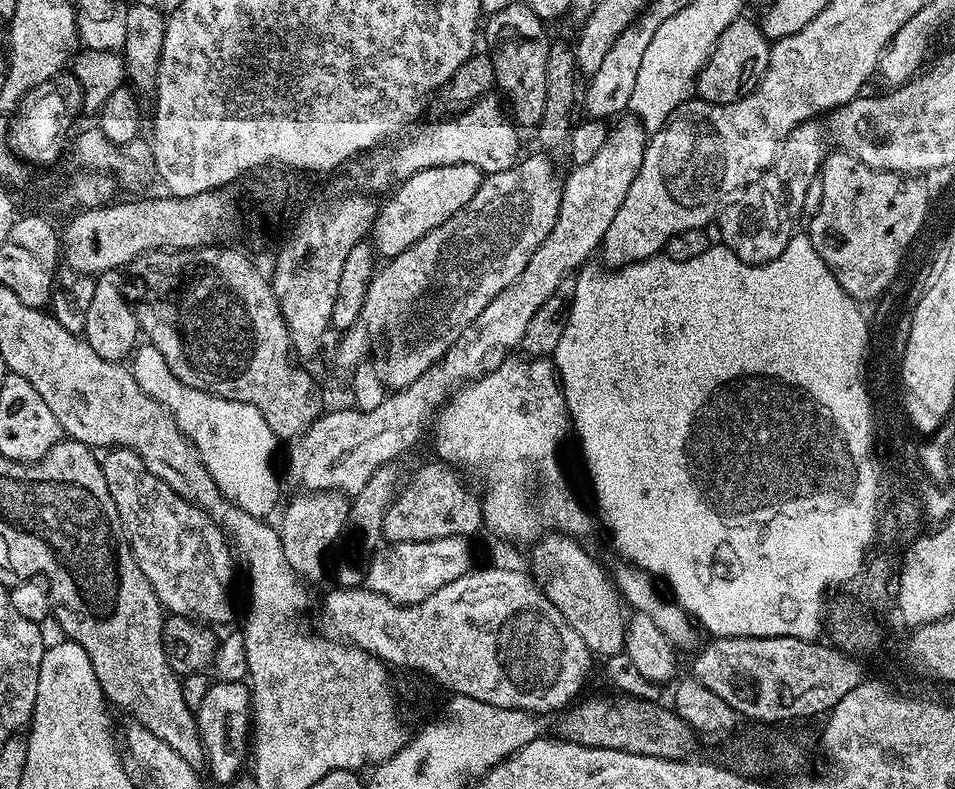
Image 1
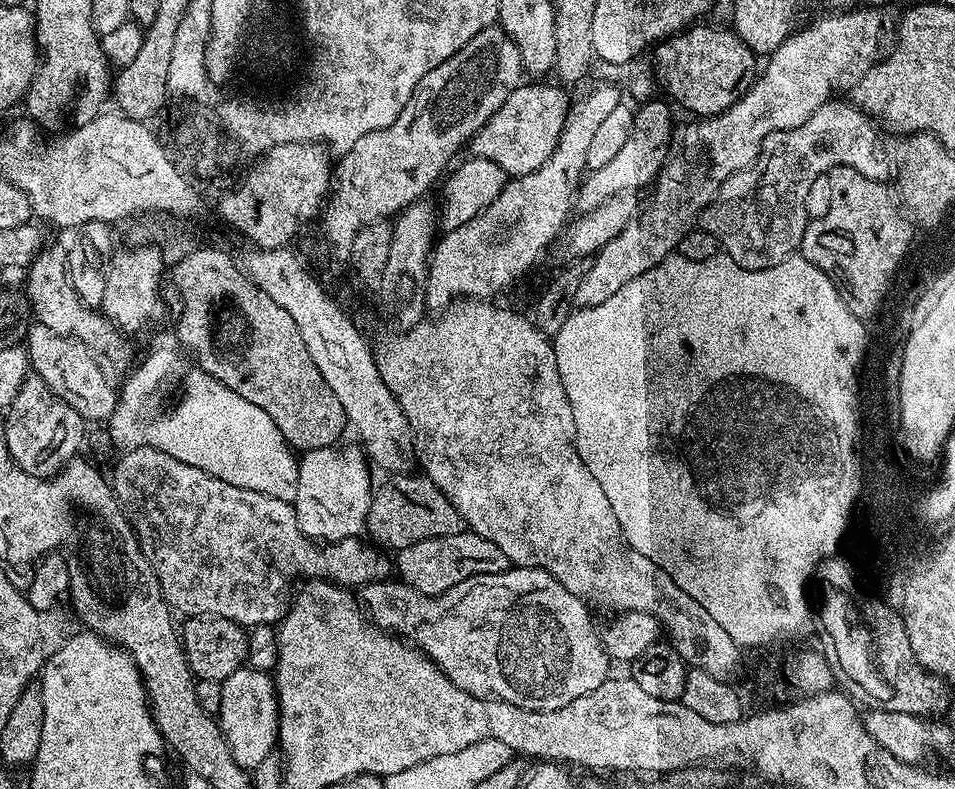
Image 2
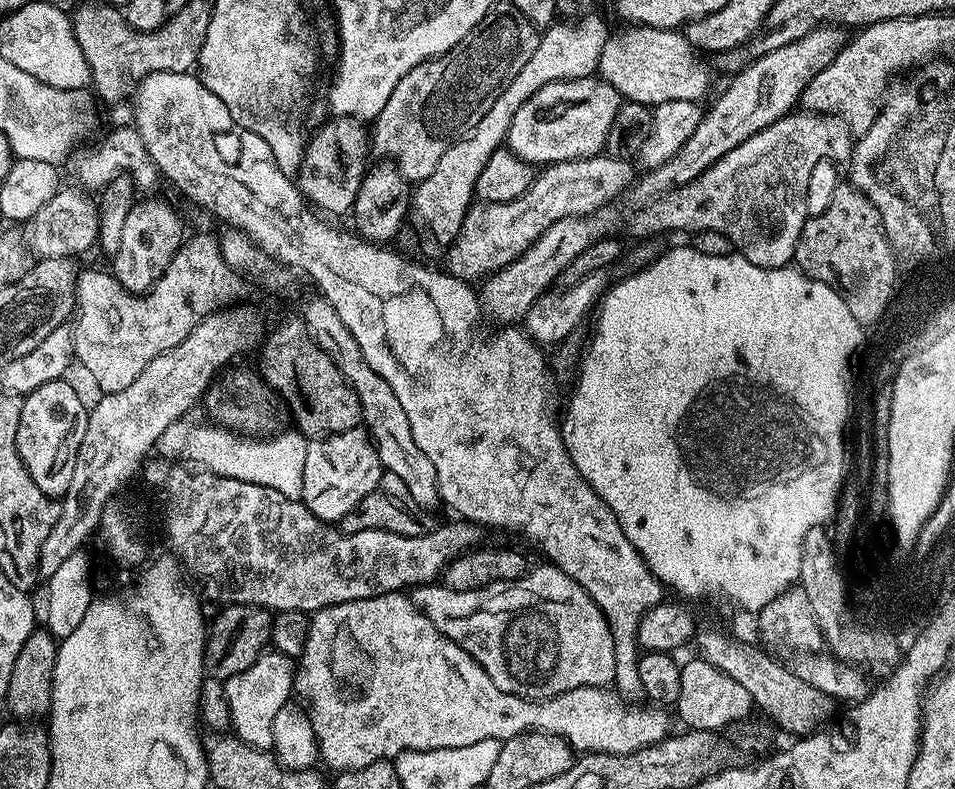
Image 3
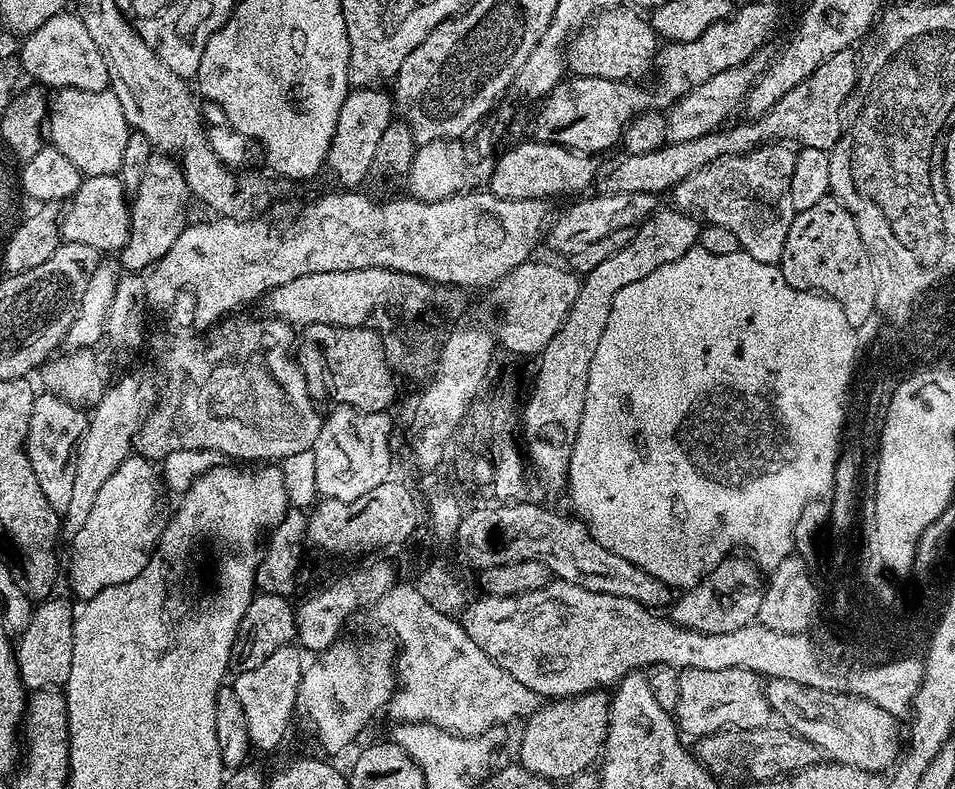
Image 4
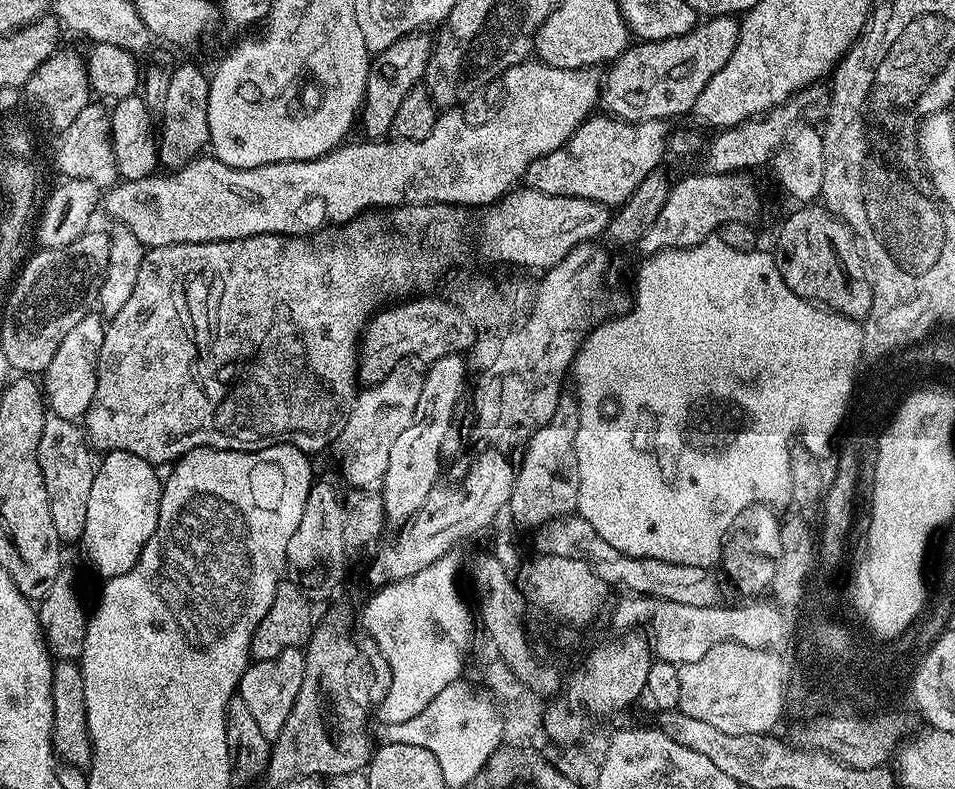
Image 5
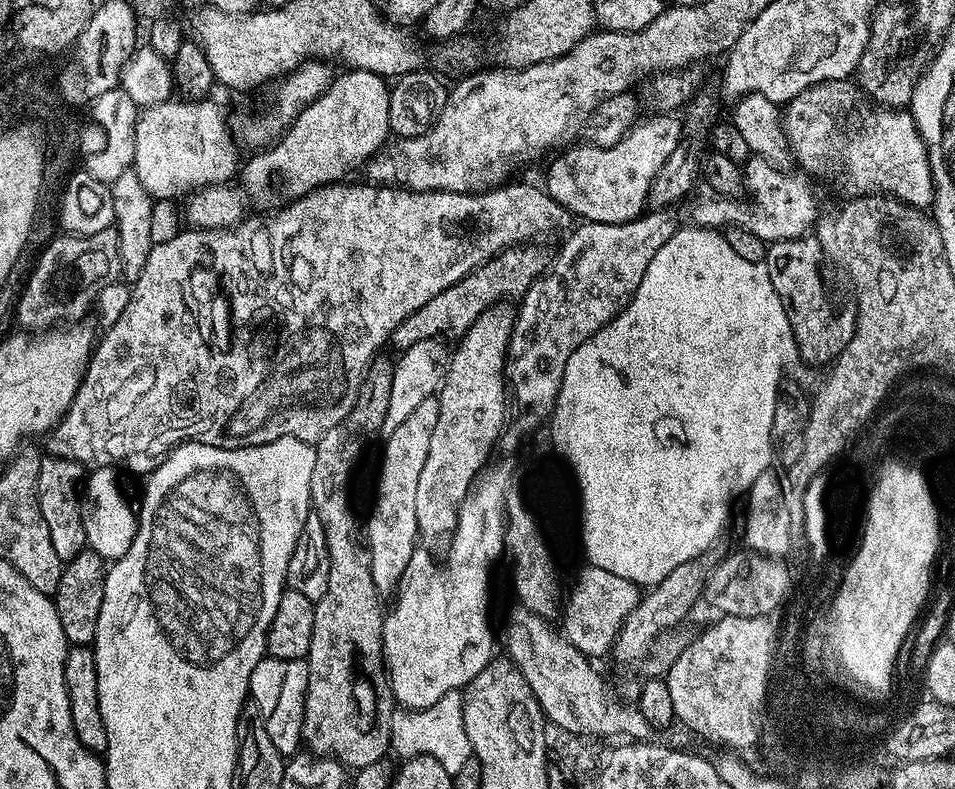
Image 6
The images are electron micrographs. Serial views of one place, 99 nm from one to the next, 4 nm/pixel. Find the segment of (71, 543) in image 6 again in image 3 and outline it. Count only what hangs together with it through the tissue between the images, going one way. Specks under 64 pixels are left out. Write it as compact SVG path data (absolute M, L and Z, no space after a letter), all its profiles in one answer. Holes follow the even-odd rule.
M67 379L52 380L38 386L33 392L23 397L18 418L18 434L16 435L16 449L38 490L53 498L67 497L70 482L74 478L74 462L78 458L78 450L82 446L82 434L86 434L88 425L89 405L84 405L82 397L76 393L72 384L67 384Z

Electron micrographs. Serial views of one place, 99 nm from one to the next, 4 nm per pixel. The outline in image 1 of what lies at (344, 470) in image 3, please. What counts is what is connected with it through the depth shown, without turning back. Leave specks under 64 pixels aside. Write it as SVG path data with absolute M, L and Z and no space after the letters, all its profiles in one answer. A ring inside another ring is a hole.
M339 492L297 493L286 508L278 535L283 546L285 565L303 579L312 578L324 570L324 554L343 537L348 524L349 499Z

